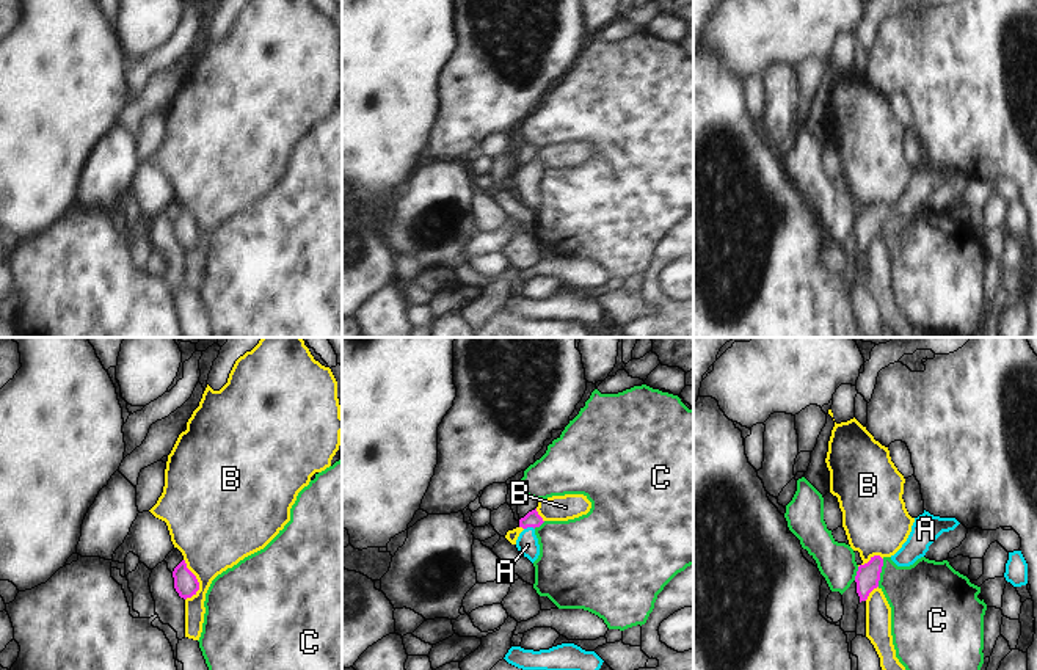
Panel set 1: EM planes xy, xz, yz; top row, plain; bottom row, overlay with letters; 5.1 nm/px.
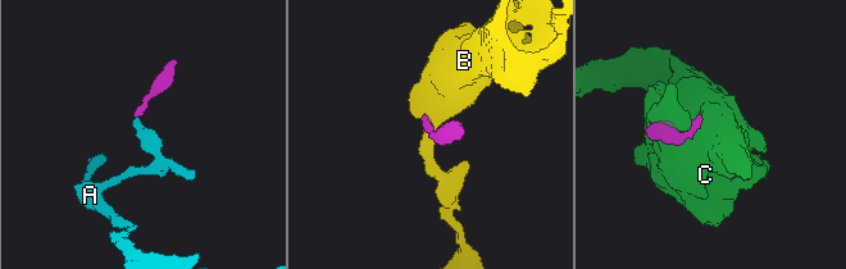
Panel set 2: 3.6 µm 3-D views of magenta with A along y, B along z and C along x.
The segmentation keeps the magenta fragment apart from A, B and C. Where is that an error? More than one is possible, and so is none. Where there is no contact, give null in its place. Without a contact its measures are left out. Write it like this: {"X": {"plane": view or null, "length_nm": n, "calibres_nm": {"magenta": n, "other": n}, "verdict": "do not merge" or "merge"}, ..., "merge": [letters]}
{"A": {"plane": "xz", "length_nm": 60, "calibres_nm": {"magenta": 80, "other": 110}, "verdict": "merge"}, "B": {"plane": "xy", "length_nm": 220, "calibres_nm": {"magenta": 120, "other": 360}, "verdict": "do not merge"}, "C": {"plane": "yz", "length_nm": 150, "calibres_nm": {"magenta": 120, "other": 340}, "verdict": "do not merge"}, "merge": ["A"]}

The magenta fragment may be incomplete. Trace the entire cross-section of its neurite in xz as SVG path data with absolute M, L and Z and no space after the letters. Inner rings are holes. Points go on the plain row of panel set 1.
M537 157L529 160L524 166L519 168L519 176L524 179L519 182L516 188L518 199L527 206L532 212L540 204L540 193L535 184L535 177L543 173L543 166L538 163Z

